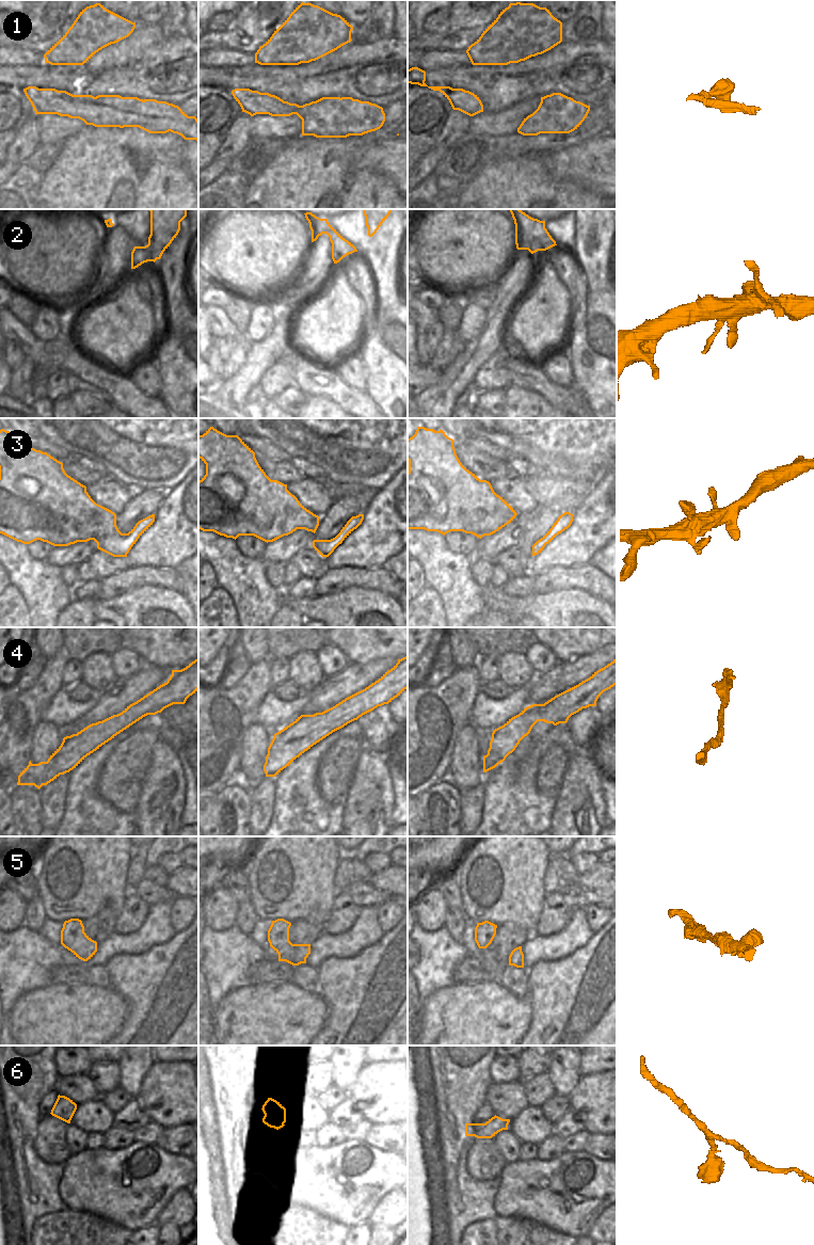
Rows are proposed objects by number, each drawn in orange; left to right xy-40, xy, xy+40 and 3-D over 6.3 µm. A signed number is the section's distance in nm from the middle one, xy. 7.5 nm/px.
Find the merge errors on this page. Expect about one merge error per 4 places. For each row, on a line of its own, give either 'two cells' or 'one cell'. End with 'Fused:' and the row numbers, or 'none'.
1: two cells
2: one cell
3: one cell
4: one cell
5: one cell
6: one cell
Fused: 1

